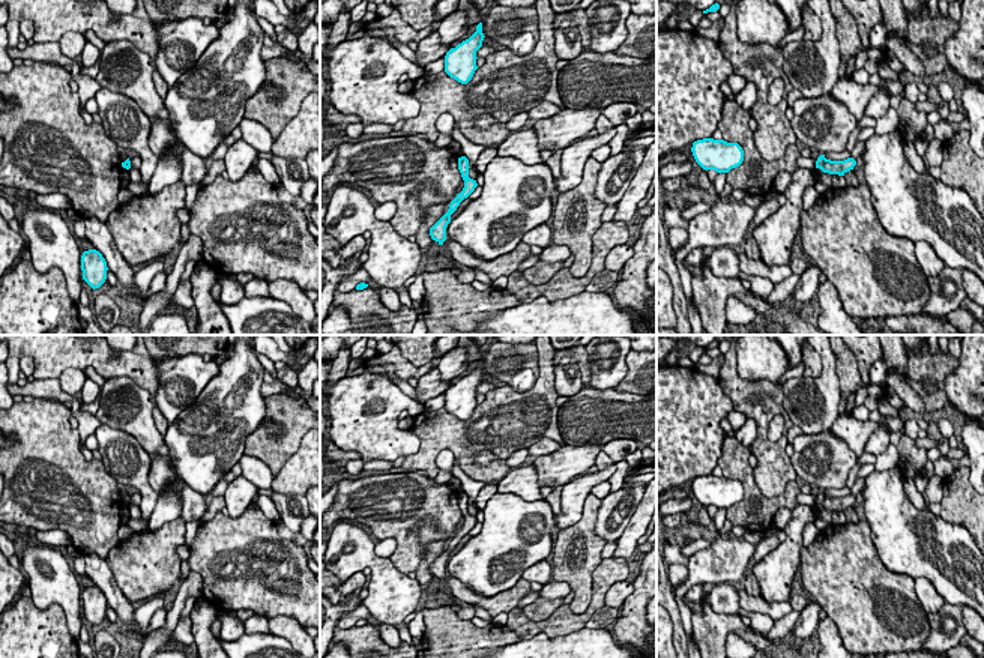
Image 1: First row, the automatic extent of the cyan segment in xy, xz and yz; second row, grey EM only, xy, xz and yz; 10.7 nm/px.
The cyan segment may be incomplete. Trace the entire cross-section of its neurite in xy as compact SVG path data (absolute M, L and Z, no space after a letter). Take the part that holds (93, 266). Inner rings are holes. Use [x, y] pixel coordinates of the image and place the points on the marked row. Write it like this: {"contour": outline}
{"contour": "M96 249L84 251L81 255L83 279L95 290L107 279L107 261Z"}

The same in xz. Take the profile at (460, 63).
{"contour": "M482 23L476 26L476 32L455 48L451 48L445 56L445 72L461 84L467 84L476 66L476 51L482 47L484 41Z"}

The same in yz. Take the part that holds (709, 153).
{"contour": "M697 140L693 143L691 152L696 162L706 171L729 173L744 161L742 147L738 143L727 143L724 140Z"}

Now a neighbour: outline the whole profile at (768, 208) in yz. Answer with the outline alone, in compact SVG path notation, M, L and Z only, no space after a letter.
M763 200L762 204L756 209L753 222L756 227L760 225L765 219L768 219L771 215L774 215L780 207L780 203L772 200Z

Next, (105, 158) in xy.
M33 62L30 66L14 66L11 72L0 72L0 93L14 98L12 110L0 111L0 138L5 141L0 161L0 185L27 189L42 195L63 194L74 212L81 218L98 218L107 222L110 213L119 207L122 189L122 159L117 144L105 134L102 125L87 125L80 113L80 95L69 87L71 72L63 66Z

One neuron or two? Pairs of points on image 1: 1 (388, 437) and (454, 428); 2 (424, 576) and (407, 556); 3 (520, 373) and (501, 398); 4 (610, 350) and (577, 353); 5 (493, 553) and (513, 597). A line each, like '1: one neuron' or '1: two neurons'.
1: two neurons
2: two neurons
3: two neurons
4: two neurons
5: two neurons

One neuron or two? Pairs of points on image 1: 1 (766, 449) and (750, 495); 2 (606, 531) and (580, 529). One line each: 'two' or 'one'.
1: two
2: two

